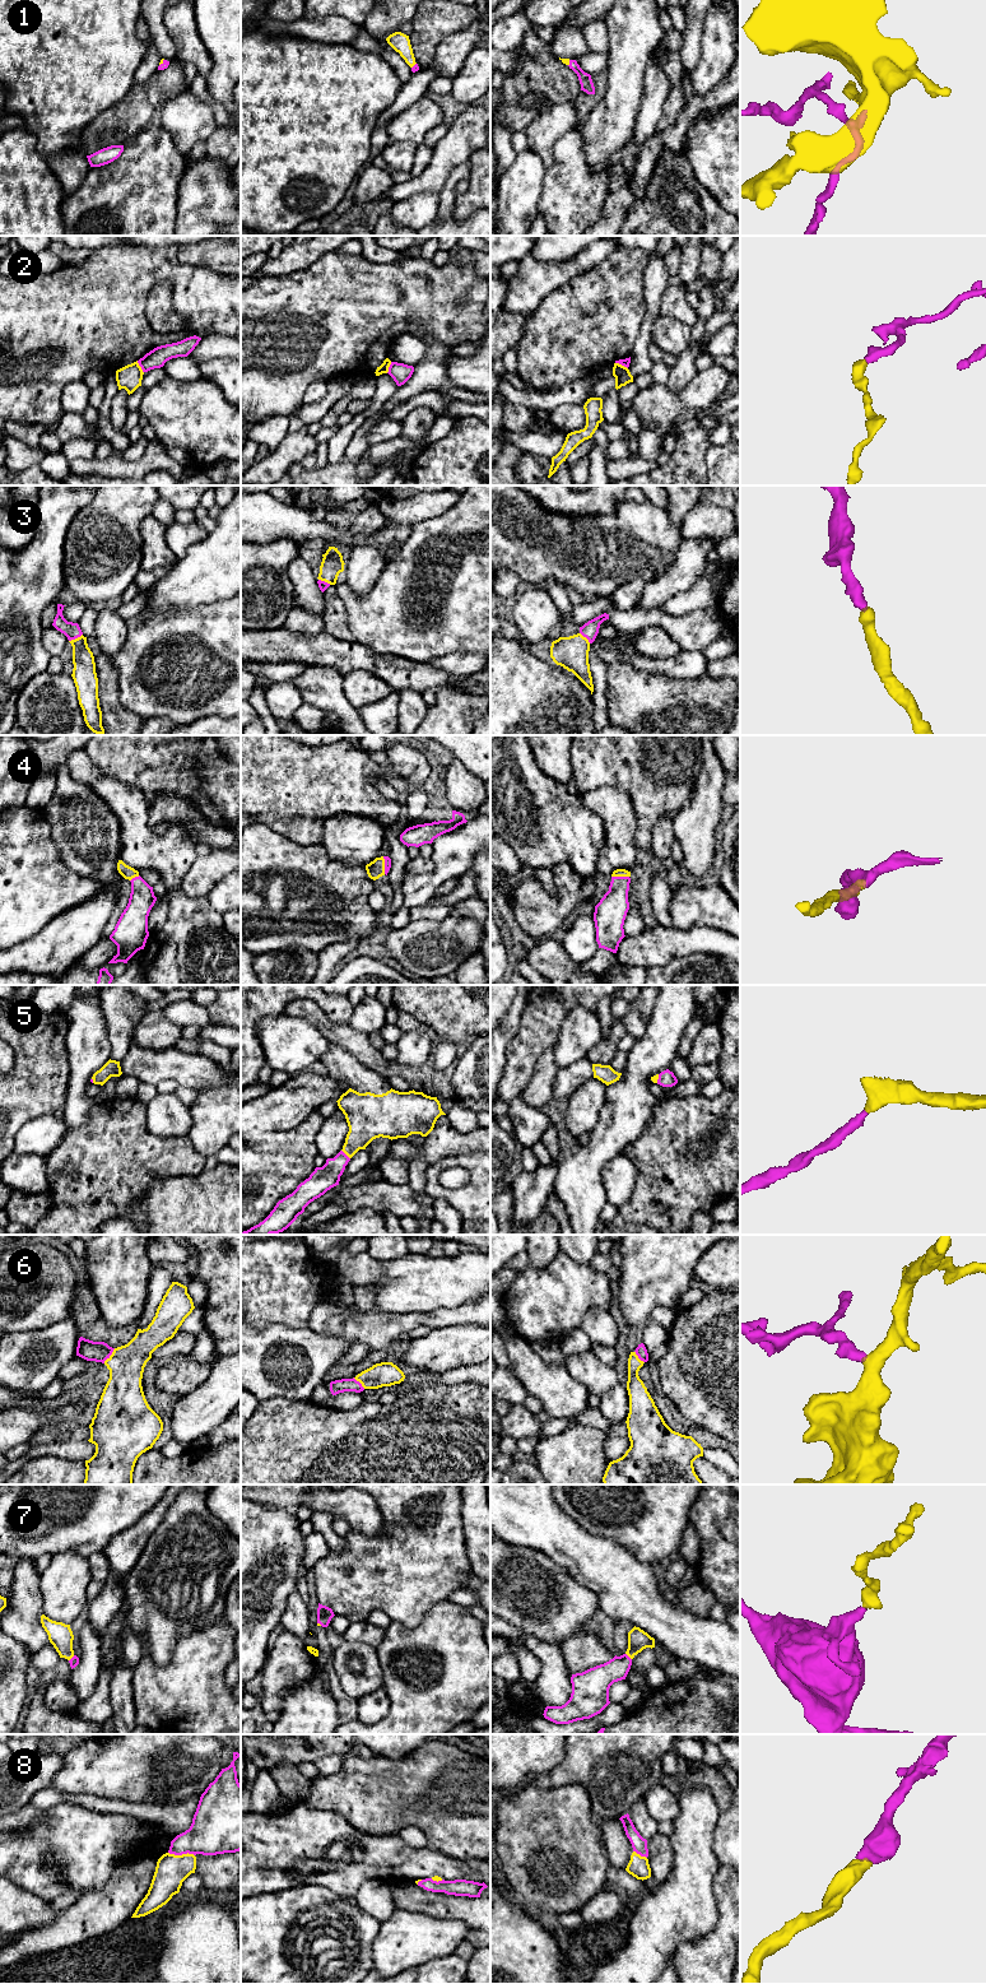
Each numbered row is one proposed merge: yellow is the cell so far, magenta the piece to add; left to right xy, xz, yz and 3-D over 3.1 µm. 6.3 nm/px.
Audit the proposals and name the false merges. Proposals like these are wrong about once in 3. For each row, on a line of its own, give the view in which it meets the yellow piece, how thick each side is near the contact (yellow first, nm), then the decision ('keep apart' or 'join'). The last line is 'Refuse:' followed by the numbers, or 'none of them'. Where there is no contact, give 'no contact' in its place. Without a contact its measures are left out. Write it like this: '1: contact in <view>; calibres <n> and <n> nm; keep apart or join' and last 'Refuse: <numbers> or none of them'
1: contact in xy; calibres 20 and 50 nm; join
2: contact in xy; calibres 160 and 120 nm; keep apart
3: contact in xy; calibres 150 and 100 nm; join
4: contact in xz; calibres 110 and 50 nm; join
5: contact in xz; calibres 260 and 160 nm; join
6: contact in xy; calibres 240 and 130 nm; join
7: contact in yz; calibres 130 and 170 nm; join
8: contact in xy; calibres 200 and 300 nm; join
Refuse: 2

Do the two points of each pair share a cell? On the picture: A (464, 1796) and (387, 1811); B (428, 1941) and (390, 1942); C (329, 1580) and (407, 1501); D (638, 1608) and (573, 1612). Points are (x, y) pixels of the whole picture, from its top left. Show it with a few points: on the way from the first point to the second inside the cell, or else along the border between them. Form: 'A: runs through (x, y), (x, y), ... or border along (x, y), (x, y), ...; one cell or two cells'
A: runs through (445, 1796), (407, 1796); one cell
B: runs through (419, 1941), (399, 1941); one cell
C: runs through (353, 1575), (403, 1525); one cell
D: border along (580, 1584), (589, 1588), (596, 1595), (599, 1607); two cells

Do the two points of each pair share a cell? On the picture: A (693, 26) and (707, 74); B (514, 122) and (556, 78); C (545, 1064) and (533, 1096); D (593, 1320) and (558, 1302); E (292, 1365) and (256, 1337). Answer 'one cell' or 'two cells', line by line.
A: two cells
B: one cell
C: one cell
D: two cells
E: one cell

